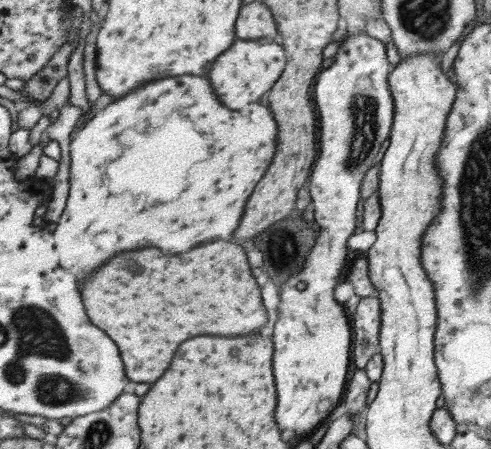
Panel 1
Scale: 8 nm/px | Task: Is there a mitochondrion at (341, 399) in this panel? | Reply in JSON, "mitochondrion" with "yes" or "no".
{"mitochondrion":"no"}

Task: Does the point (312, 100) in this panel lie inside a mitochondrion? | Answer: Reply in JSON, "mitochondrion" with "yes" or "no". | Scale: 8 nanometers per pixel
{"mitochondrion":"no"}

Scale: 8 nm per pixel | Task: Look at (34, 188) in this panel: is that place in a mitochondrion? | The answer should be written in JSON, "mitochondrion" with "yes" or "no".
{"mitochondrion":"no"}

